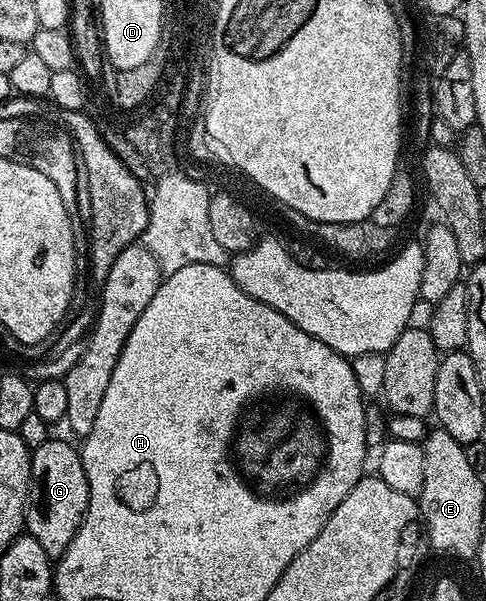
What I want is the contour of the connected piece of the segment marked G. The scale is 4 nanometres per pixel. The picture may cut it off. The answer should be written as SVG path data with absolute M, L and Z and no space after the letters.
M50 437L42 445L31 448L31 453L32 480L28 486L28 505L24 512L24 526L27 534L32 535L34 541L42 545L42 549L46 549L48 558L55 561L62 553L66 553L70 541L74 541L74 533L78 533L86 517L86 509L90 501L90 485L86 481L86 469L80 459L80 451L72 448L66 440Z

